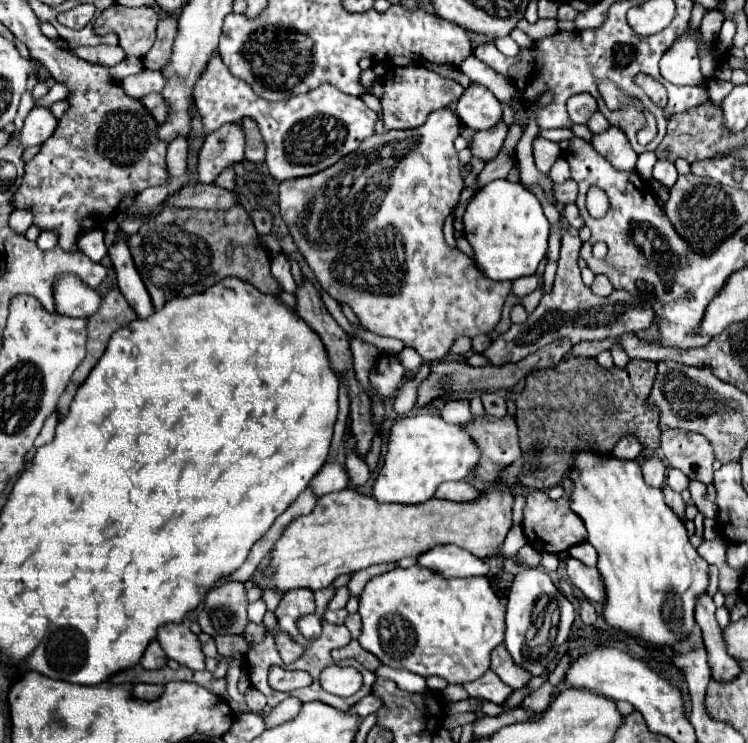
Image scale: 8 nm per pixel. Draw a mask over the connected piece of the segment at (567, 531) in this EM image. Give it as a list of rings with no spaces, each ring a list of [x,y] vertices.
[[[533,491],[526,498],[523,509],[522,529],[528,537],[528,543],[538,549],[538,551],[548,551],[548,553],[562,553],[568,551],[572,545],[578,545],[586,541],[586,527],[582,519],[570,509],[570,495],[566,493],[562,499],[554,501],[548,497],[546,491]]]

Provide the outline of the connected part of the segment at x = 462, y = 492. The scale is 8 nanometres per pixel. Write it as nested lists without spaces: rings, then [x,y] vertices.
[[[446,481],[436,489],[436,497],[448,501],[472,501],[478,495],[480,491],[472,487],[468,481]]]

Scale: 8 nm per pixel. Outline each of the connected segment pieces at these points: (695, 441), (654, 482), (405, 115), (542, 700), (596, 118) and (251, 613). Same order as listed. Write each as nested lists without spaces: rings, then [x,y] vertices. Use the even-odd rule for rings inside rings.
[[[666,431],[662,433],[660,449],[668,465],[680,469],[686,477],[700,479],[702,483],[713,480],[714,455],[710,443],[702,435]]]
[[[652,455],[646,461],[642,461],[642,475],[644,475],[646,485],[662,487],[664,481],[666,481],[666,463],[664,463],[664,459],[660,459],[658,455]]]
[[[410,63],[406,67],[390,67],[382,83],[384,83],[382,115],[386,129],[420,127],[432,111],[448,107],[450,103],[458,101],[458,97],[464,92],[464,87],[458,85],[456,81],[440,77],[438,73],[426,69],[420,63]]]
[[[546,680],[540,688],[531,692],[522,702],[527,711],[539,713],[545,710],[551,702],[554,687]]]
[[[596,111],[596,113],[590,117],[588,127],[590,127],[590,131],[594,131],[594,133],[604,133],[604,131],[610,127],[610,123],[608,123],[608,119],[606,119],[600,111]]]
[[[258,599],[252,605],[248,605],[248,621],[250,623],[262,623],[264,613],[266,613],[266,603],[262,599]]]

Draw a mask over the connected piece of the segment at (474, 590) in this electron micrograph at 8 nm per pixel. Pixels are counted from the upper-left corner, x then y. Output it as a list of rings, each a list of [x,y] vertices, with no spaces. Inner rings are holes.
[[[412,565],[408,569],[392,569],[388,573],[382,573],[382,575],[376,575],[372,577],[362,595],[362,607],[358,609],[360,617],[362,617],[362,635],[358,637],[358,643],[374,653],[384,665],[390,665],[390,667],[396,667],[396,669],[408,669],[412,673],[418,673],[422,677],[430,677],[430,675],[440,675],[444,677],[448,683],[464,683],[464,681],[474,681],[478,677],[482,677],[482,673],[486,673],[490,669],[490,653],[492,649],[504,641],[504,611],[506,607],[502,605],[502,601],[496,597],[494,589],[490,587],[490,581],[486,577],[466,577],[466,579],[460,579],[460,577],[450,577],[450,579],[444,579],[442,575],[426,569],[426,567],[420,567],[420,565]]]

